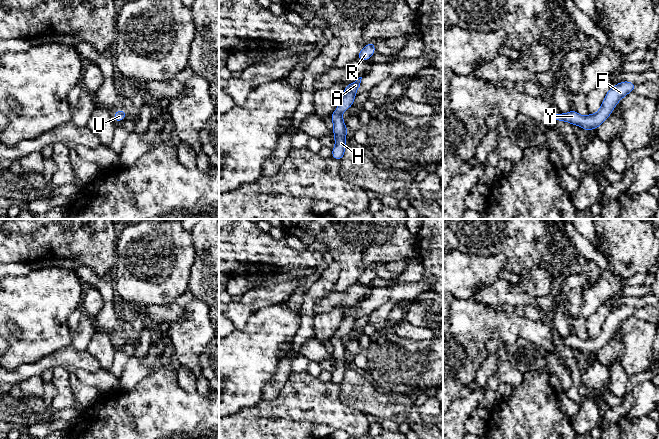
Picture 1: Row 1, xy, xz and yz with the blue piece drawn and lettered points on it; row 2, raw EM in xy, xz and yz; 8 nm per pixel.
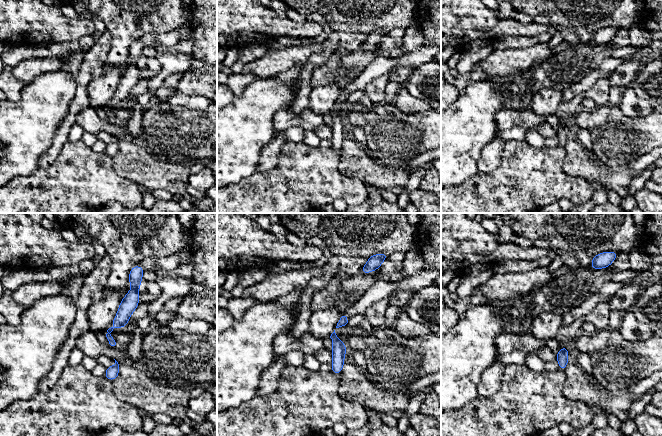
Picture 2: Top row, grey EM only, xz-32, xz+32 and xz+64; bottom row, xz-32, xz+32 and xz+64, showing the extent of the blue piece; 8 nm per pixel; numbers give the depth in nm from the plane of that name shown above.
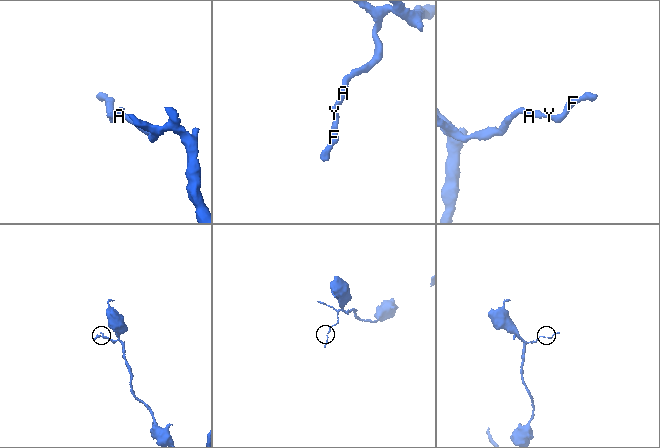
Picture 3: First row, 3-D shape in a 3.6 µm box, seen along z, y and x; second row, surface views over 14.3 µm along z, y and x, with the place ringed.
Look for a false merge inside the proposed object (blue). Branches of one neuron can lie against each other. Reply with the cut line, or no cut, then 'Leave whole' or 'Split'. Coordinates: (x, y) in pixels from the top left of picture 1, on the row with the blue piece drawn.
No split. Leave whole

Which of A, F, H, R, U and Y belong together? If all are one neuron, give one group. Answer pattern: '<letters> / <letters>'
A F H R U Y

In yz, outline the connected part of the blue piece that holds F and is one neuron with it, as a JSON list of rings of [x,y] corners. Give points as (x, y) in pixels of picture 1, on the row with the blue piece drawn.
[[[622,81],[619,84],[611,87],[607,92],[600,109],[596,114],[588,114],[581,116],[574,109],[566,114],[553,113],[554,121],[559,120],[569,122],[572,125],[578,125],[587,132],[591,129],[597,129],[612,113],[617,103],[628,93],[635,90],[636,84],[628,81]]]

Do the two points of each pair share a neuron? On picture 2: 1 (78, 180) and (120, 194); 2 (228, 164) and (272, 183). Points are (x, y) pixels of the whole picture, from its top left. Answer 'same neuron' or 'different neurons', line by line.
1: same neuron
2: different neurons

